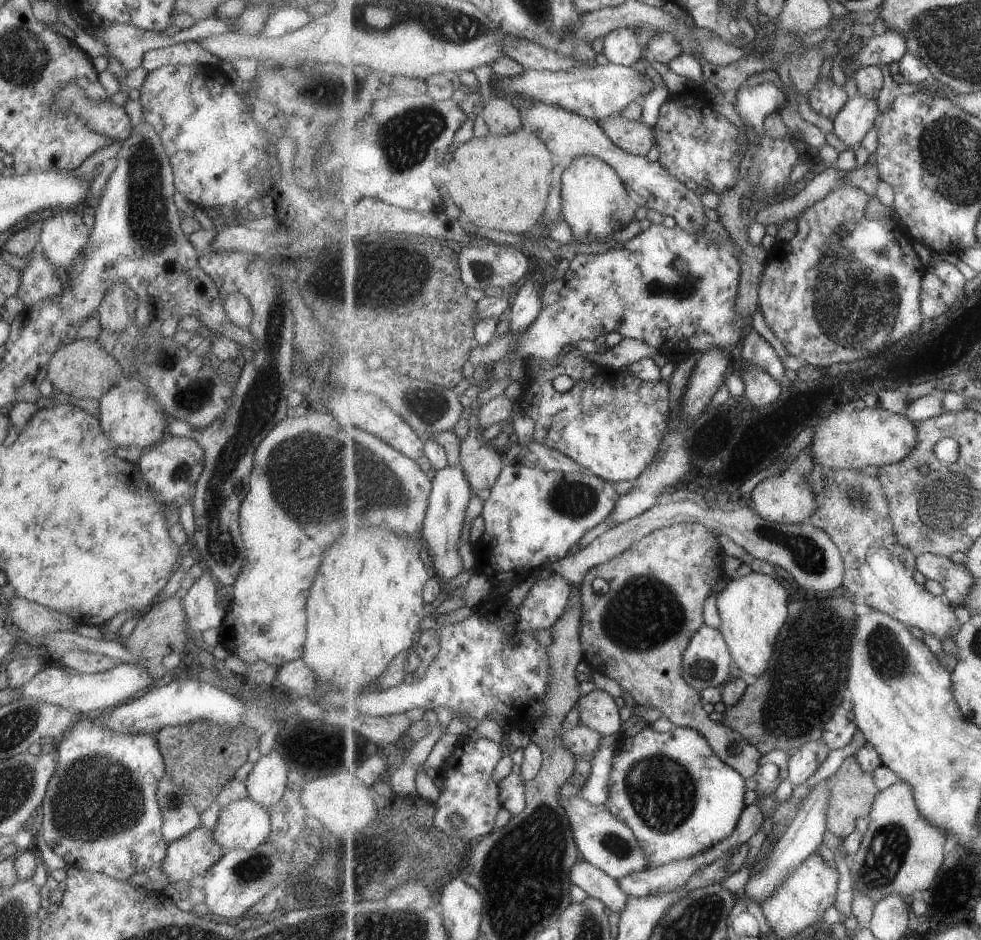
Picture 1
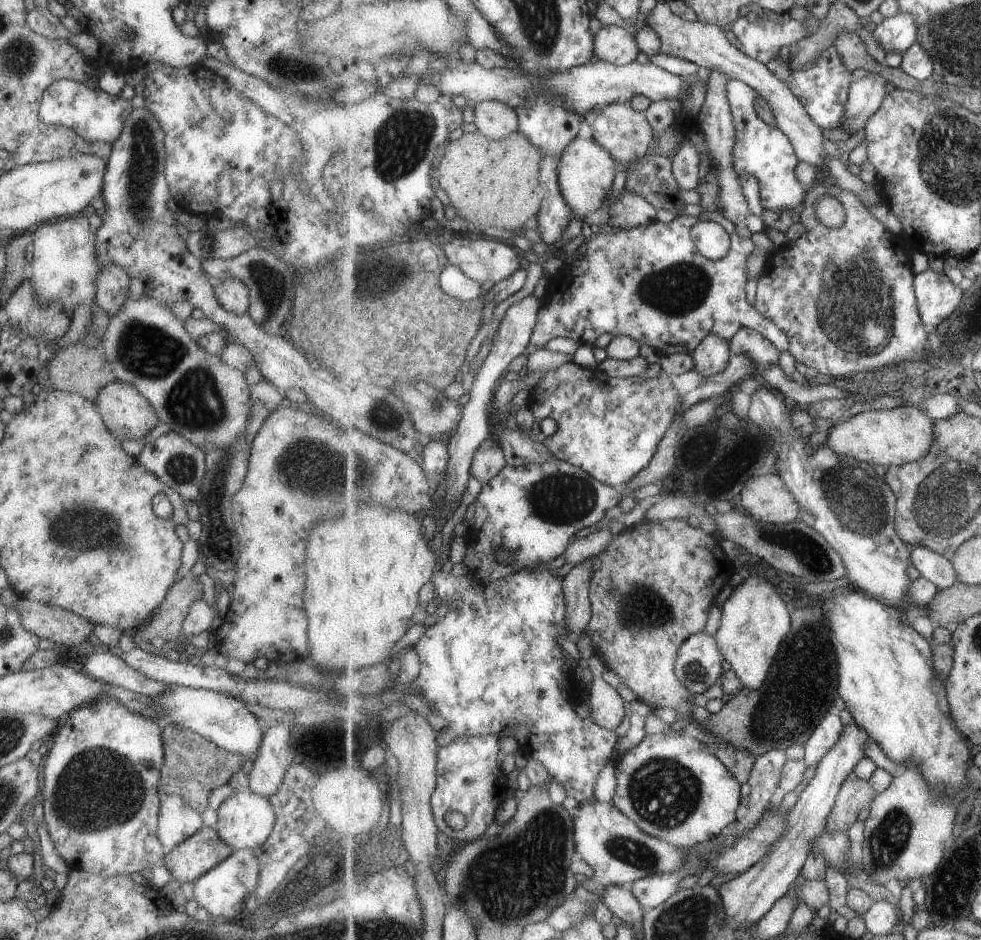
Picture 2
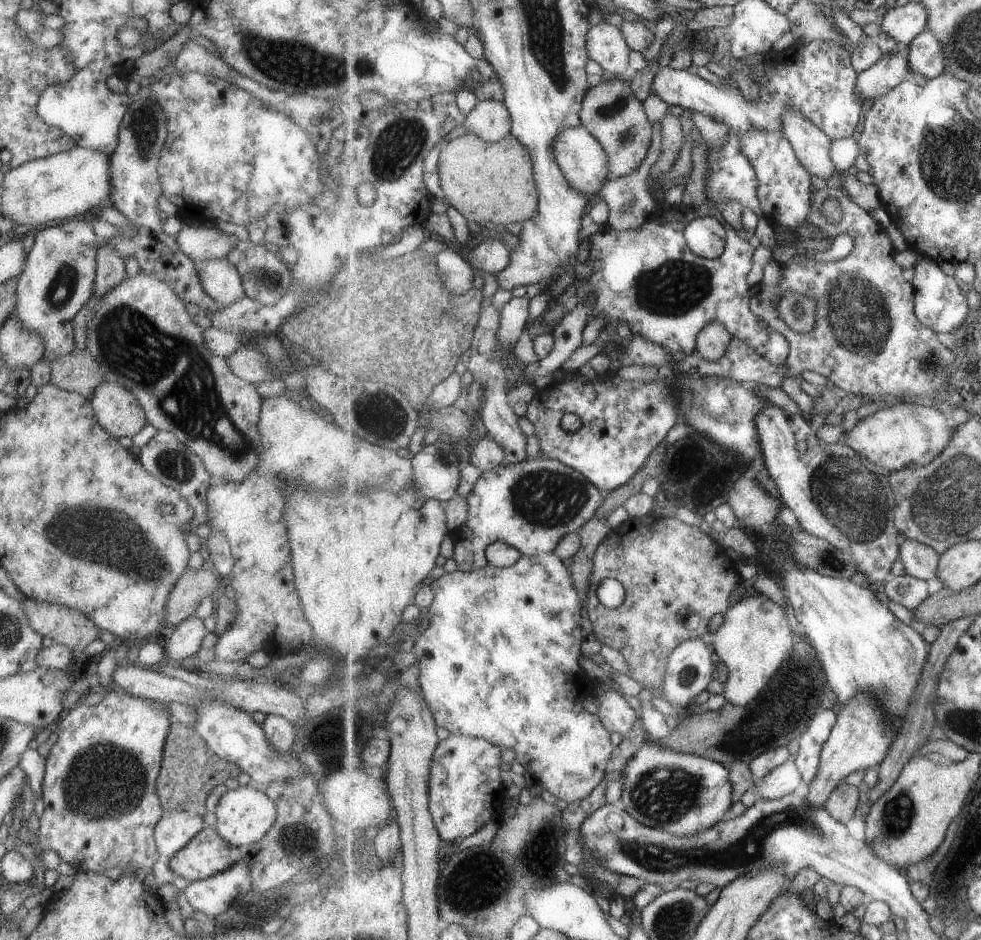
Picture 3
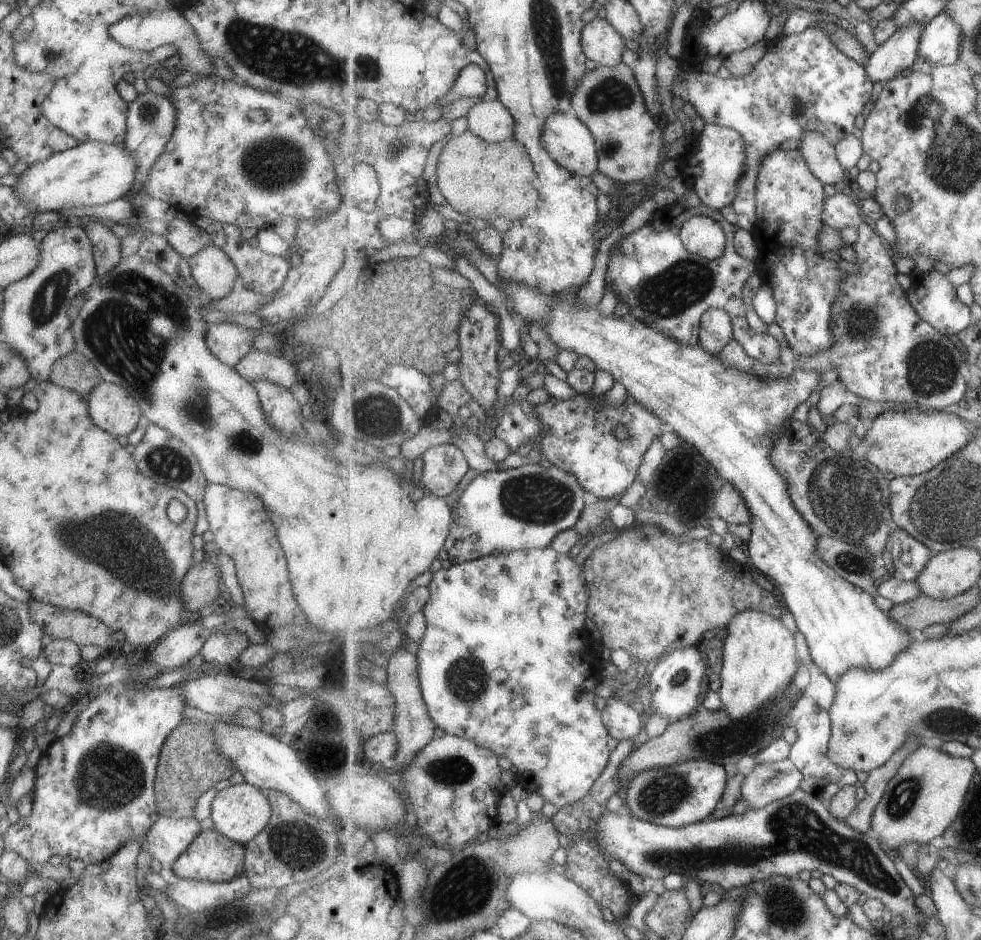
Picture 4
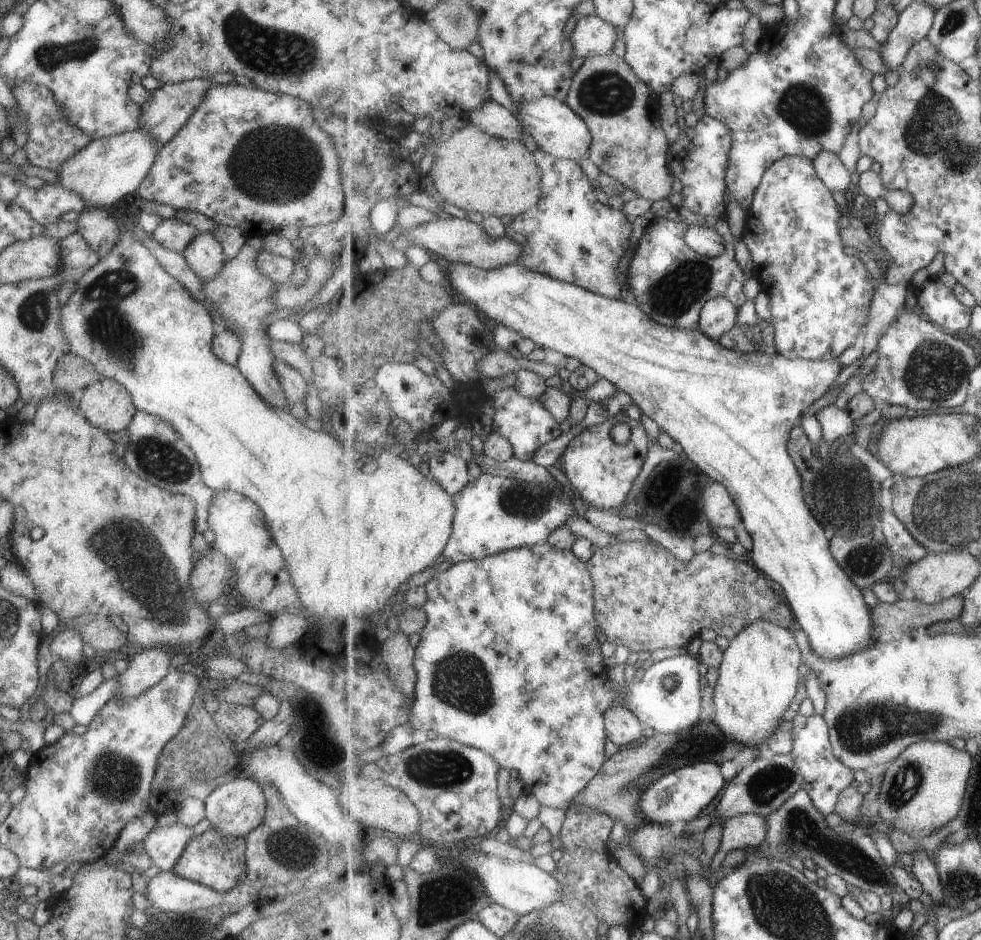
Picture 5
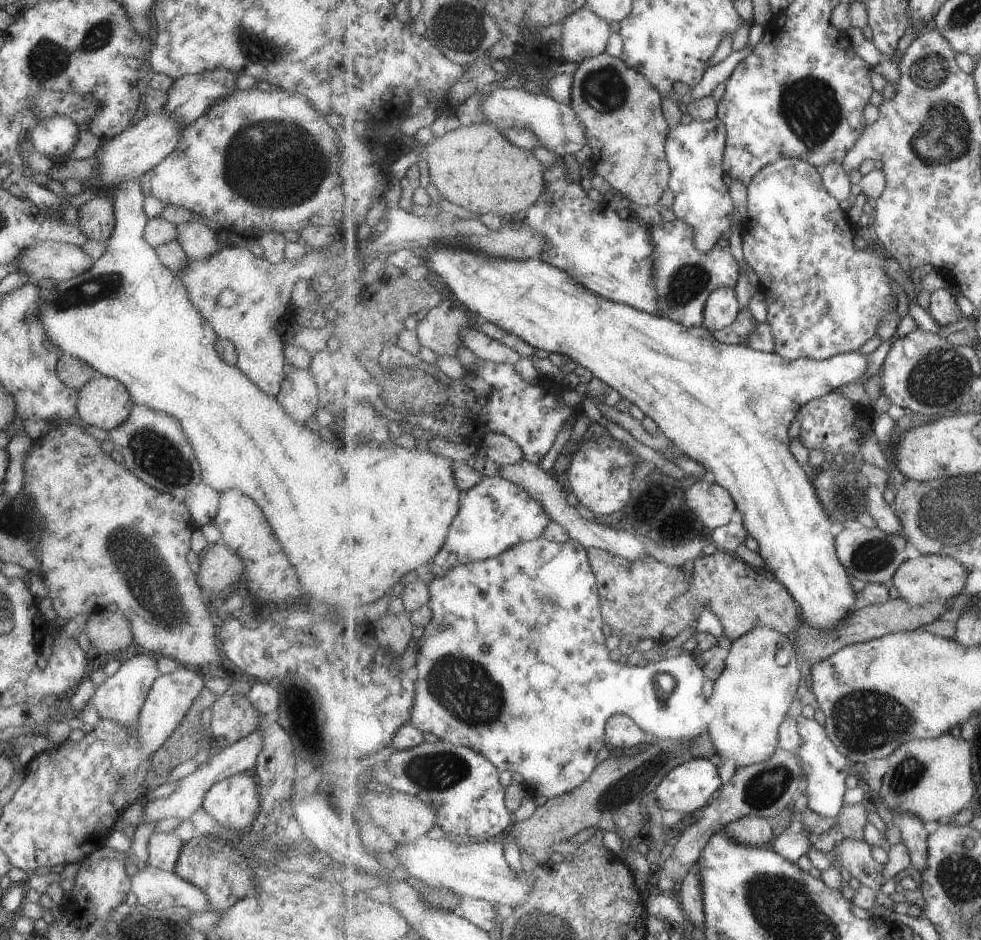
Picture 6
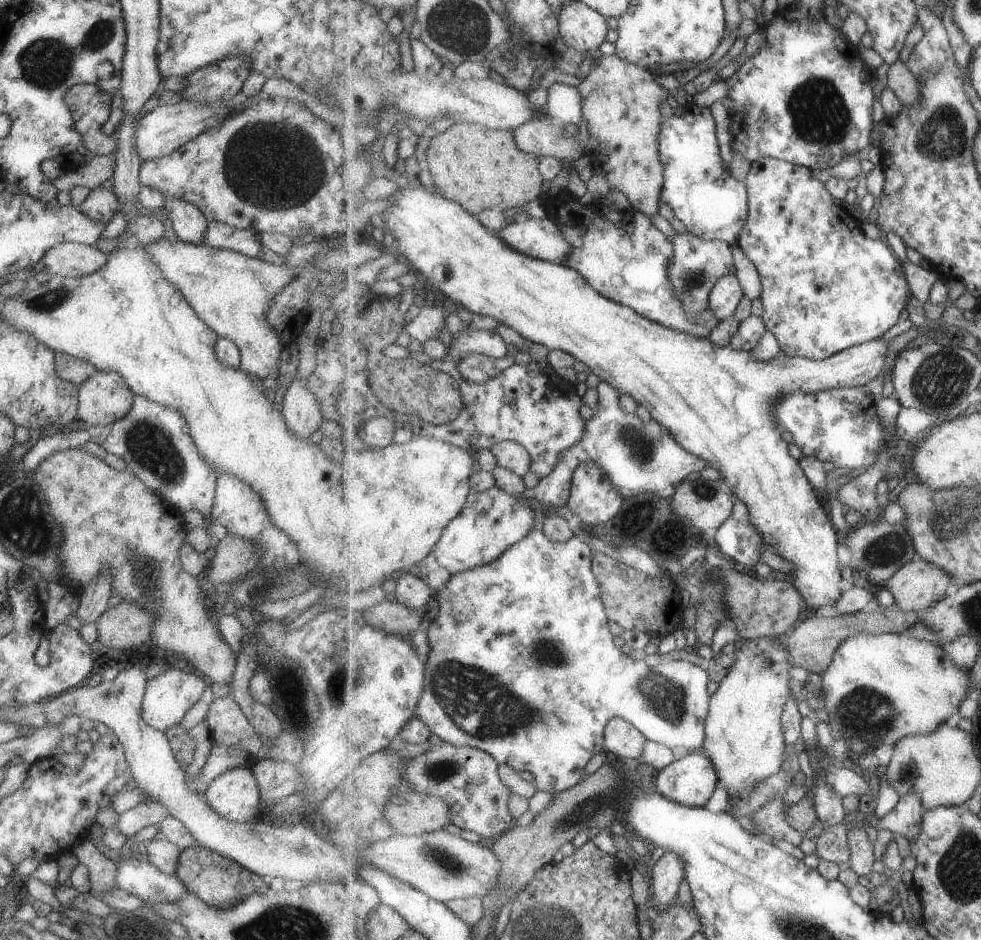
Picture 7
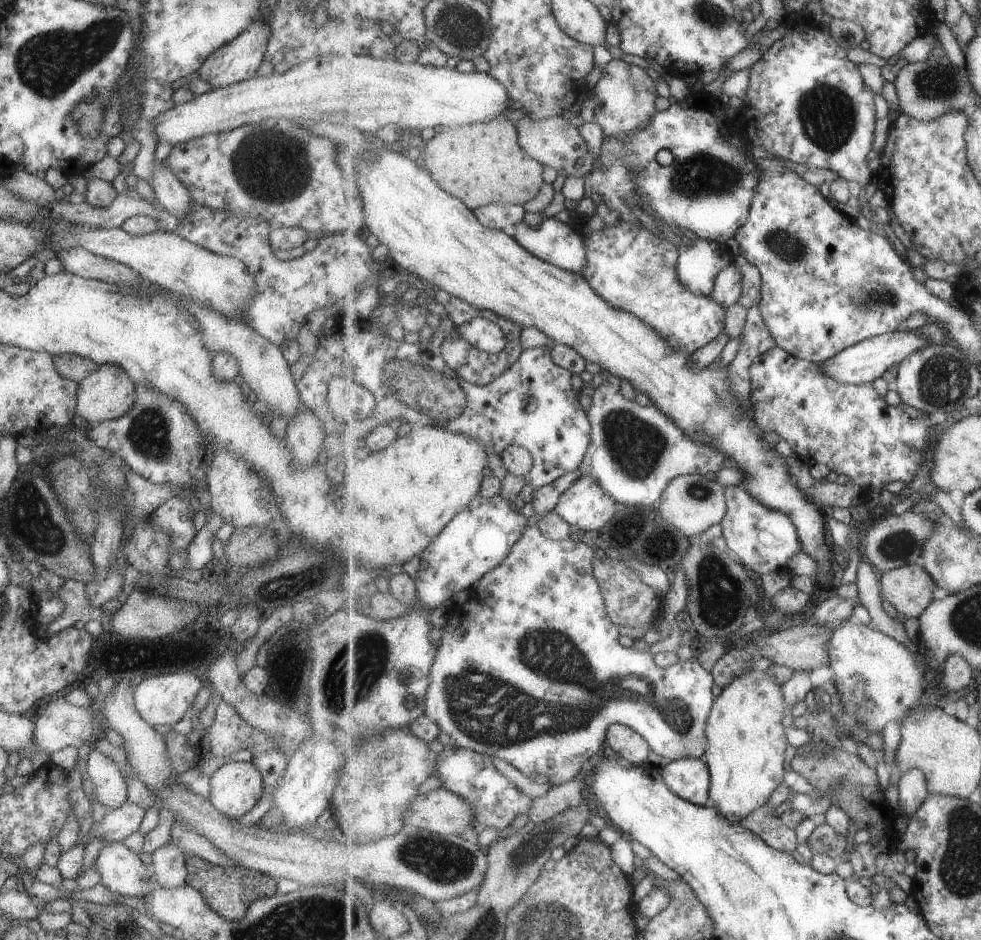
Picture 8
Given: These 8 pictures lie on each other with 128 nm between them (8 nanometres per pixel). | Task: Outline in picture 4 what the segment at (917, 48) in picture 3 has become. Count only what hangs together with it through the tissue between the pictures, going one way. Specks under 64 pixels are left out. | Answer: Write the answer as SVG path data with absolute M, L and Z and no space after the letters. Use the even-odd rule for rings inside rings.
M943 11L926 28L919 57L936 66L960 63L964 30L948 12Z

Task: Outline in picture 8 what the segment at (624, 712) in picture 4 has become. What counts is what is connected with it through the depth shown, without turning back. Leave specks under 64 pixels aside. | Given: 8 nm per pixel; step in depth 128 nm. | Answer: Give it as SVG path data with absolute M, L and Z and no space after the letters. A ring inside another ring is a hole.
M615 723L609 728L607 741L608 752L626 758L633 765L646 765L653 750L638 730L623 723Z

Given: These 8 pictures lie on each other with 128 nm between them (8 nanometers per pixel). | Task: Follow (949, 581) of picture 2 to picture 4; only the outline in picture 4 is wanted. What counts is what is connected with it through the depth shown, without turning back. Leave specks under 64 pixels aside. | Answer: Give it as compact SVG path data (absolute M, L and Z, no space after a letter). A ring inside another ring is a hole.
M897 525L891 547L895 564L893 576L900 580L917 581L937 555L928 545Z

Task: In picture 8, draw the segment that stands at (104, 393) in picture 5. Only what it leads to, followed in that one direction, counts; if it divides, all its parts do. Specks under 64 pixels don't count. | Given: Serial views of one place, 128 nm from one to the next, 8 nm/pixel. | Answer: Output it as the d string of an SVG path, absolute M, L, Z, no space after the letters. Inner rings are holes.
M116 364L100 365L98 369L88 374L78 386L77 414L86 419L91 426L106 420L122 417L134 404L135 385L128 374Z

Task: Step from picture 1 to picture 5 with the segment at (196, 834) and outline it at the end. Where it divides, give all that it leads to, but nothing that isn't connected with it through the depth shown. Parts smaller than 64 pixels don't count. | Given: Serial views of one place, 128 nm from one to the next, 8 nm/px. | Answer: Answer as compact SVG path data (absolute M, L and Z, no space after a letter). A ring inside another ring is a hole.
M216 828L207 830L190 839L172 871L218 892L228 892L230 888L247 881L245 837L234 837Z

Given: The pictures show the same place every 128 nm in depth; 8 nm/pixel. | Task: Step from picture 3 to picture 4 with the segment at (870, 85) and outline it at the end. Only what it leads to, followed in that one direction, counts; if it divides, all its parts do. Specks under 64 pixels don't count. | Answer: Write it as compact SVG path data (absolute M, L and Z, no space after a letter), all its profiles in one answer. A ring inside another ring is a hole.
M925 24L899 28L898 32L886 44L881 44L878 52L871 56L870 62L866 65L868 76L874 82L883 82L884 85L900 78L919 57L921 40L926 28Z

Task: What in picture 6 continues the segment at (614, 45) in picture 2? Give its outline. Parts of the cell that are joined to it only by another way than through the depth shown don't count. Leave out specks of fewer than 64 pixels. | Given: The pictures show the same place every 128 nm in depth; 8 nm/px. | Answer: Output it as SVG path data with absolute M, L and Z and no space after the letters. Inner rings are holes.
M589 6L577 10L563 26L561 41L565 62L581 64L586 59L606 53L613 33L610 21Z

